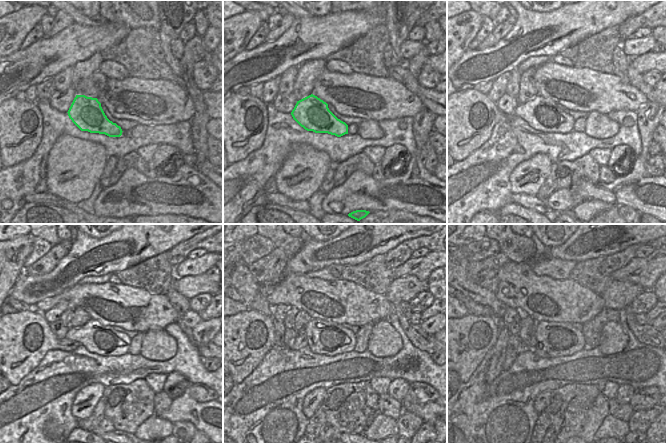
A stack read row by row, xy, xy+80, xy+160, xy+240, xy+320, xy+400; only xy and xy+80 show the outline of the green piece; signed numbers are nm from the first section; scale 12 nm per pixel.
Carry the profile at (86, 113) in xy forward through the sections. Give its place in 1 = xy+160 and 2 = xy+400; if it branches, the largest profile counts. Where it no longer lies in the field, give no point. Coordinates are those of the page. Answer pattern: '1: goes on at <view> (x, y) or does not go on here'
1: goes on at xy+160 (542, 114)
2: goes on at xy+400 (553, 339)

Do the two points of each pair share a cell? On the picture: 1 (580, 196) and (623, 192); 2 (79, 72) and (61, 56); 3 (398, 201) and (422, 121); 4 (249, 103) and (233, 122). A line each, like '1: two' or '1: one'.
1: one
2: two
3: one
4: one

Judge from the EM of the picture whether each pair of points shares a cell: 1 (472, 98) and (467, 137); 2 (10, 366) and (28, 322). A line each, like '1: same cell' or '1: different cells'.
1: same cell
2: same cell

